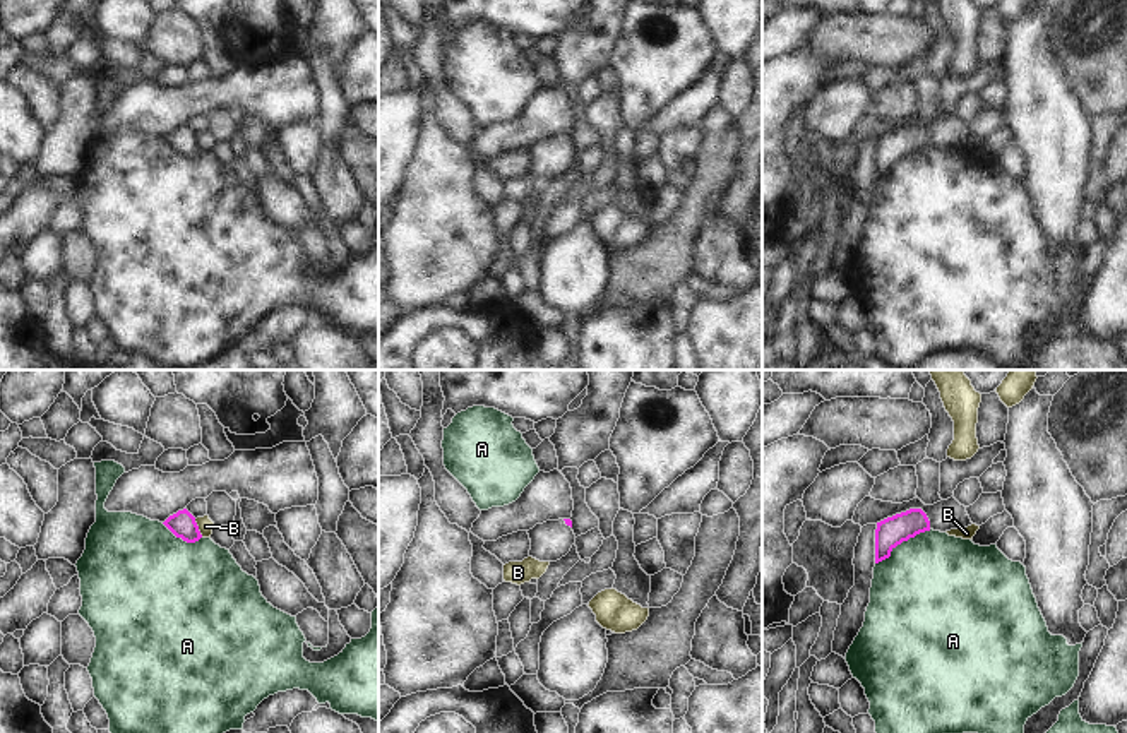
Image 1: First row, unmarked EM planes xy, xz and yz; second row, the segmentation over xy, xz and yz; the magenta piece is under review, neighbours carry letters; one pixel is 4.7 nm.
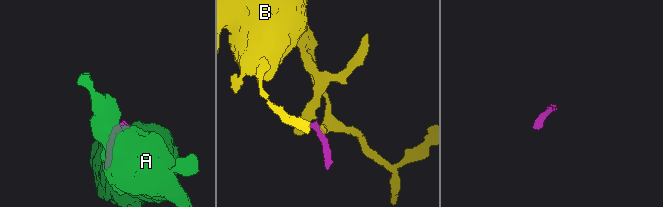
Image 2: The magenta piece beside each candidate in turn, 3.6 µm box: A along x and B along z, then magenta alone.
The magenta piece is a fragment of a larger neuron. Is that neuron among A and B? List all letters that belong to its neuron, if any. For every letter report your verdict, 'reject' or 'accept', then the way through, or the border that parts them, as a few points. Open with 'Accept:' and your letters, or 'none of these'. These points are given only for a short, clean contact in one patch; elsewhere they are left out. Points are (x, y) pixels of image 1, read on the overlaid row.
Accept: none of these
A: reject
B: reject | along xy (194, 519), (202, 536)

